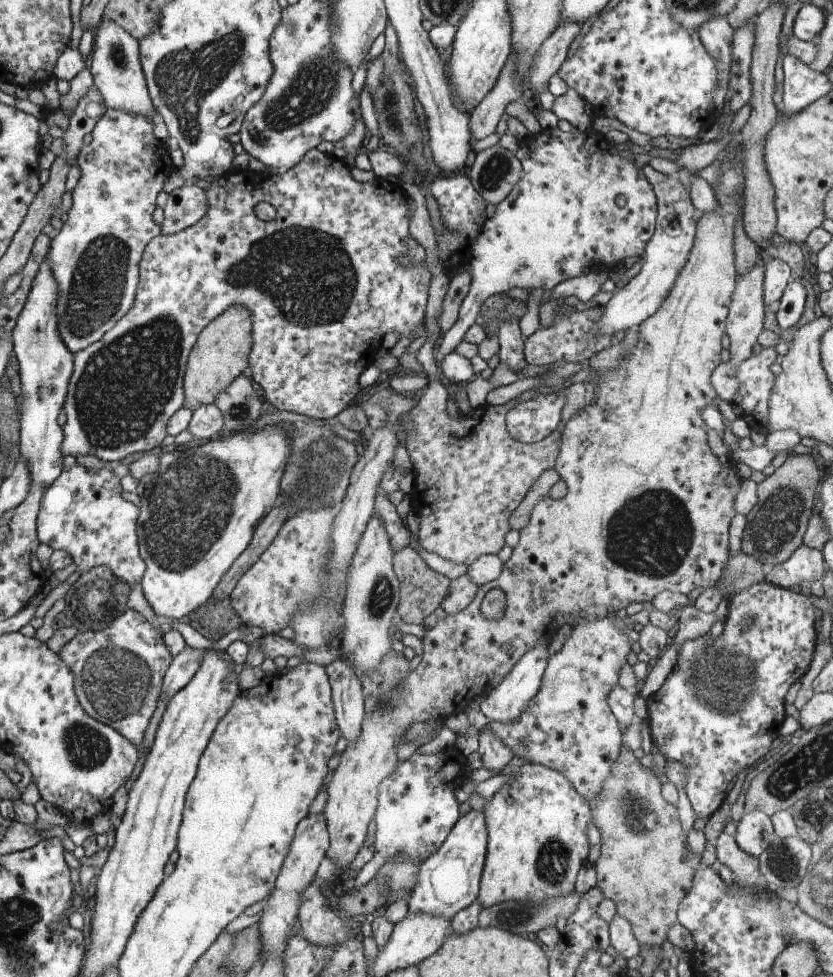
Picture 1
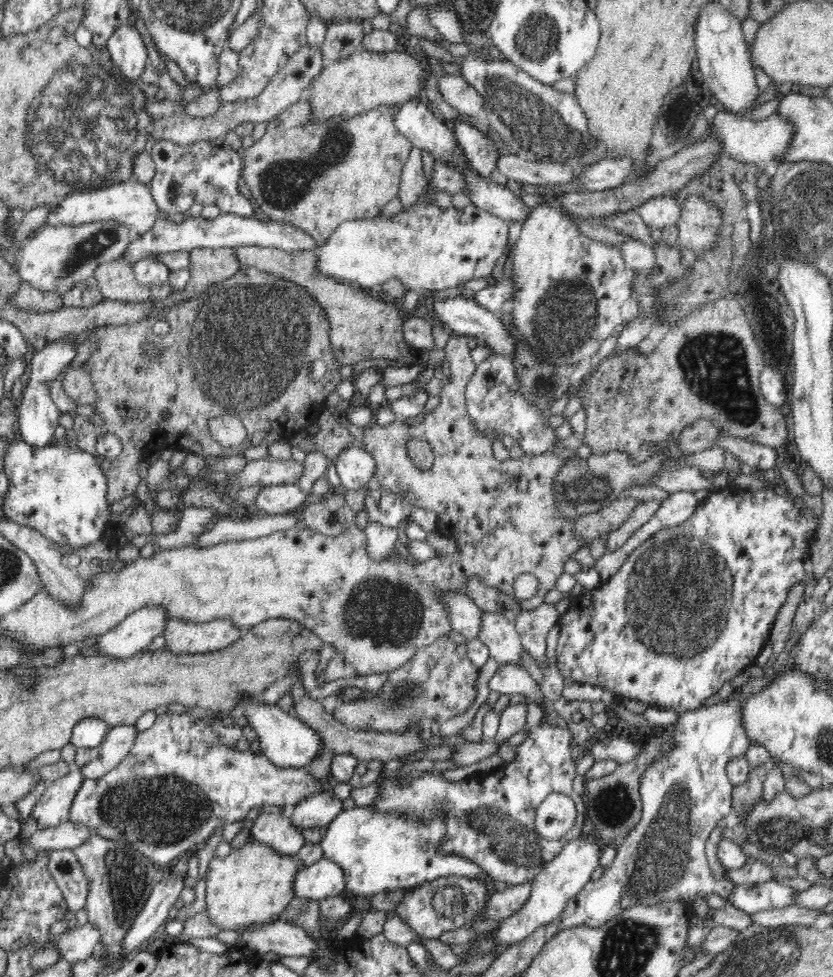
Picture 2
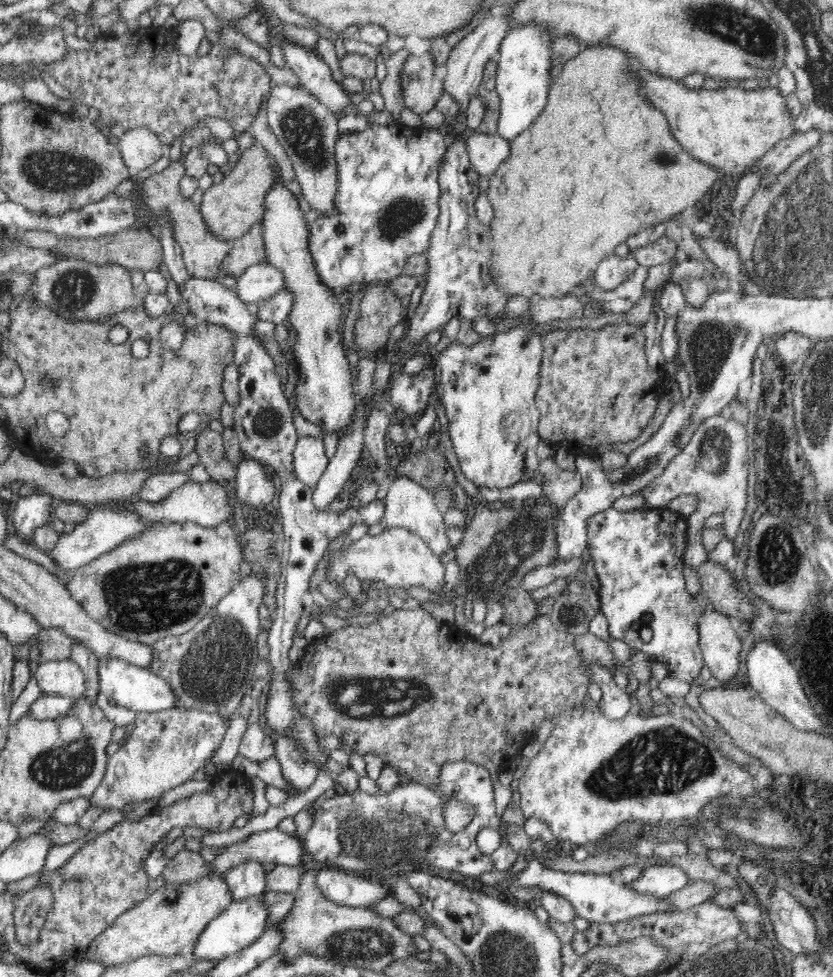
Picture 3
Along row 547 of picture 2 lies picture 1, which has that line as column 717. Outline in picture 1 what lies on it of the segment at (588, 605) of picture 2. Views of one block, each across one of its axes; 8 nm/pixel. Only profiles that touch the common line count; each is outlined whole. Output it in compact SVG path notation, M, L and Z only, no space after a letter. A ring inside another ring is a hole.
M762 581L759 583L754 584L754 586L750 586L750 588L746 588L746 590L742 590L742 592L738 592L738 594L734 594L732 596L732 599L728 600L728 614L724 620L723 623L723 632L722 635L719 638L712 638L712 635L710 633L704 634L704 636L700 636L698 639L692 638L692 640L686 640L684 644L681 646L681 650L678 650L678 660L676 660L676 664L674 664L674 668L671 669L670 676L664 680L664 684L660 686L660 690L656 692L656 694L652 694L652 696L648 697L647 700L647 713L648 718L646 722L648 722L650 726L650 733L651 738L653 742L653 746L656 746L659 750L659 752L664 756L666 760L666 765L664 766L663 771L666 770L666 766L670 764L670 762L680 762L680 764L684 764L686 768L688 768L688 780L686 780L686 794L690 800L690 803L692 804L693 811L698 814L698 816L712 816L718 808L720 808L720 804L724 802L724 798L726 798L726 790L728 790L728 786L730 786L730 780L734 780L734 776L740 772L740 770L744 770L744 768L749 769L756 760L760 760L762 756L766 756L768 752L770 752L770 744L772 744L772 740L780 734L780 722L784 720L784 696L786 696L786 692L788 692L788 689L796 680L799 680L801 677L804 676L804 674L807 672L808 668L810 668L810 662L812 662L812 654L814 654L814 649L817 644L817 632L816 632L816 626L814 625L815 620L815 611L816 608L814 605L812 605L812 602L810 602L810 598L808 597L806 592L794 592L794 590L790 590L788 587L783 587L782 585L775 585L772 584L770 581ZM748 616L752 616L754 618L754 624L748 628L748 630L742 630L740 626L742 626L742 622L746 622L746 618Z

